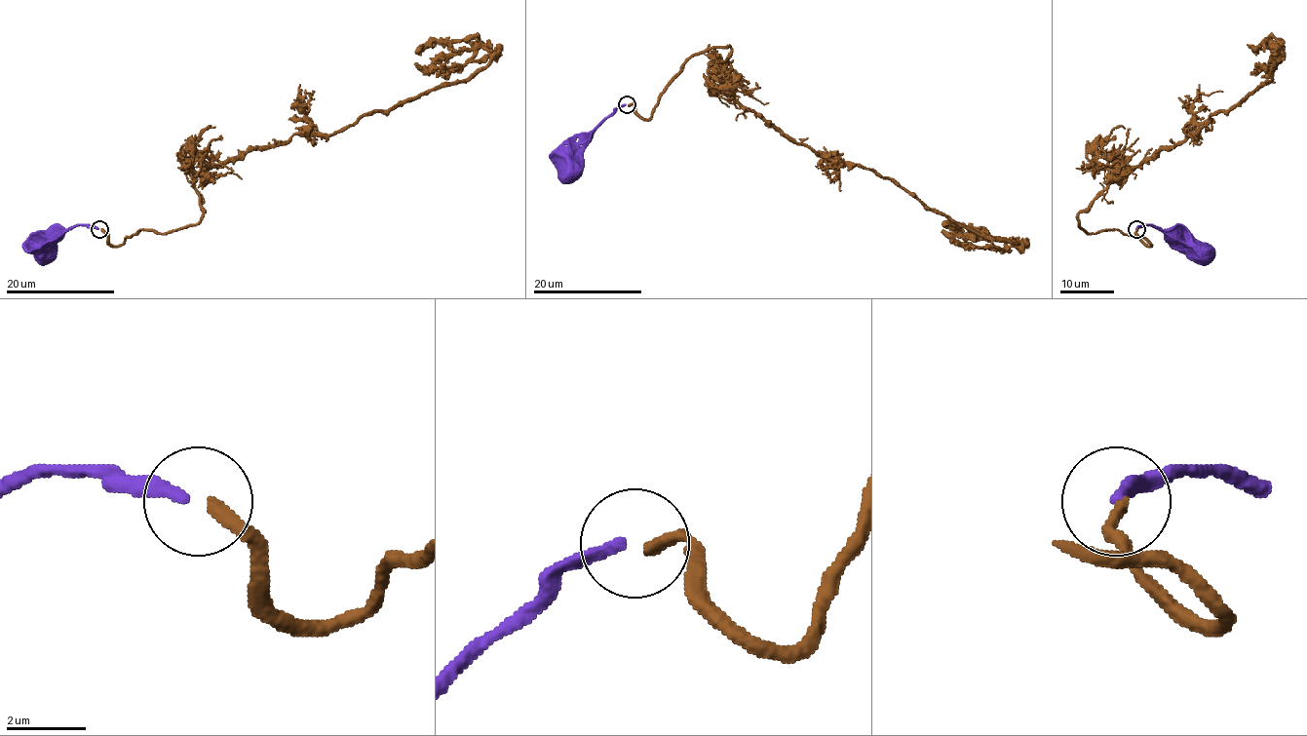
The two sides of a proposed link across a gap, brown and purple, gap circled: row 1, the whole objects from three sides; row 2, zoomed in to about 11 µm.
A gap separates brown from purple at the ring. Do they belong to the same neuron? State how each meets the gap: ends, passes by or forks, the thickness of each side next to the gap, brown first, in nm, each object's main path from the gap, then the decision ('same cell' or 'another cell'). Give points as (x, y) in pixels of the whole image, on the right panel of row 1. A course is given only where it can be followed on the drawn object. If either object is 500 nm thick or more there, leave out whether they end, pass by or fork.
brown ends | purple ends | 340/300 nm | brown via (1136, 229), (1150, 246), (1116, 229), (1088, 233), (1078, 214), (1113, 177), (1270, 80), (1274, 38), (1254, 53) | purple via (1136, 229), (1144, 225), (1158, 226), (1181, 240), (1199, 257), (1202, 252) | same cell

